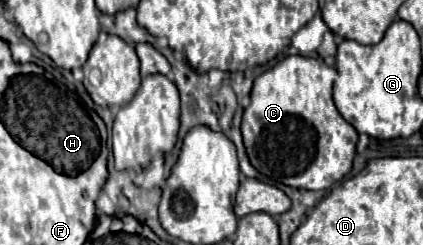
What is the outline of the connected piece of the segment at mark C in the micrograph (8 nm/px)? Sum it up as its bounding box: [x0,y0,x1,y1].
[241,55,357,191]

